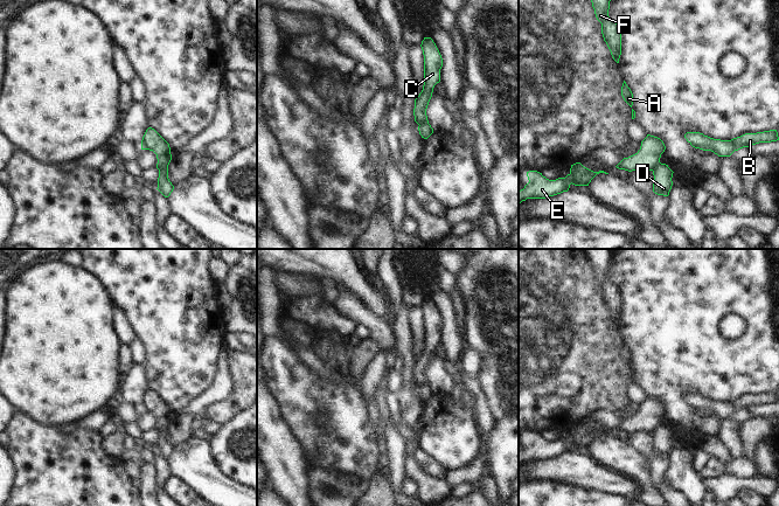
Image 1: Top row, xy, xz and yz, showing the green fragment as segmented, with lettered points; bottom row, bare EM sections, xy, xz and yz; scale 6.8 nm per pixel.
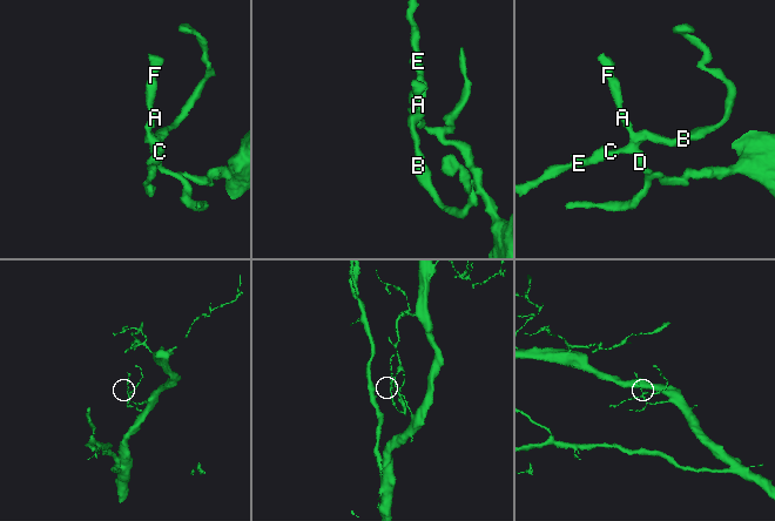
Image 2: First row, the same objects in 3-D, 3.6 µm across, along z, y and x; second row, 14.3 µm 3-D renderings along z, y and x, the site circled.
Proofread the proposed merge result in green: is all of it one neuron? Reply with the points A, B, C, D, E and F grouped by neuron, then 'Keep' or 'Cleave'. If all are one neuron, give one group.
Groups: A B C E F / D. Cleave.

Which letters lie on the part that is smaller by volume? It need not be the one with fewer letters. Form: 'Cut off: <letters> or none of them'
Cut off: A, B, C, E, F.

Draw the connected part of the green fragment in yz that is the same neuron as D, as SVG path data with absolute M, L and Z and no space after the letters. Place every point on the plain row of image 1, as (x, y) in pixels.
M659 425L654 432L653 453L658 457L668 458L673 448L673 432L666 425Z

